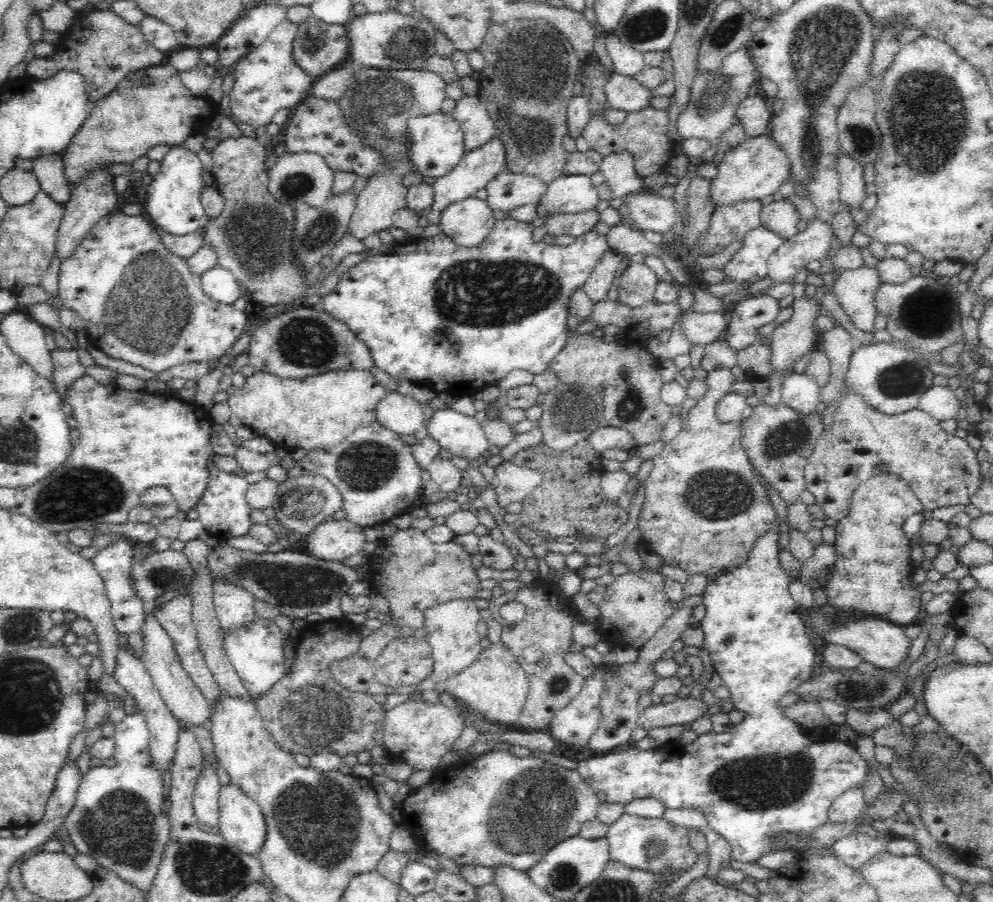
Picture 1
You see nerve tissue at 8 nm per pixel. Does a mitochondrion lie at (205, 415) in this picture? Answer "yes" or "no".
no

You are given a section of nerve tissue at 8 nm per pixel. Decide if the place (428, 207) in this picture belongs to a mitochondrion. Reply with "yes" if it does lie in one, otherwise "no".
no

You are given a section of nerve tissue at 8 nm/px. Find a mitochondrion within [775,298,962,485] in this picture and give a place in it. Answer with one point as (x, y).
(899, 379)

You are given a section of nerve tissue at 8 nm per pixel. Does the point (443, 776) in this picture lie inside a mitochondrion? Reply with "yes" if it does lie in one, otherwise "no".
no

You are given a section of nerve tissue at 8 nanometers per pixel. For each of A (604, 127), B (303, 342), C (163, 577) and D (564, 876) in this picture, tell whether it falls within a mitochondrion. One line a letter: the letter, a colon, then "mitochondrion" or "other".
A: other
B: mitochondrion
C: mitochondrion
D: mitochondrion

